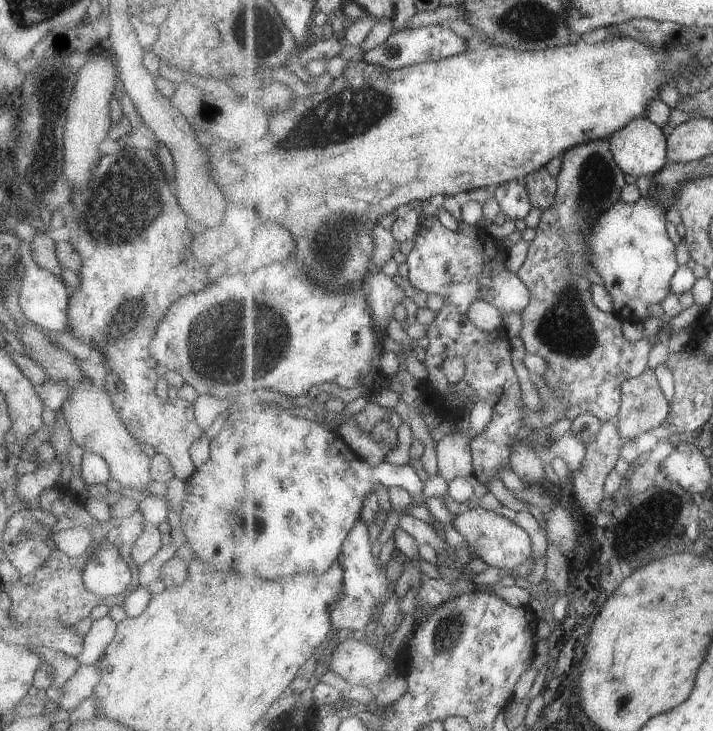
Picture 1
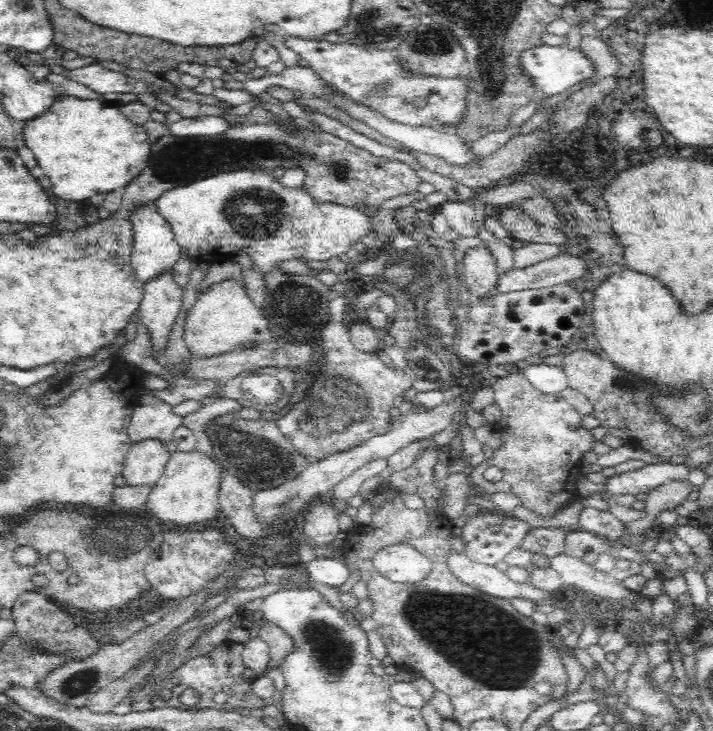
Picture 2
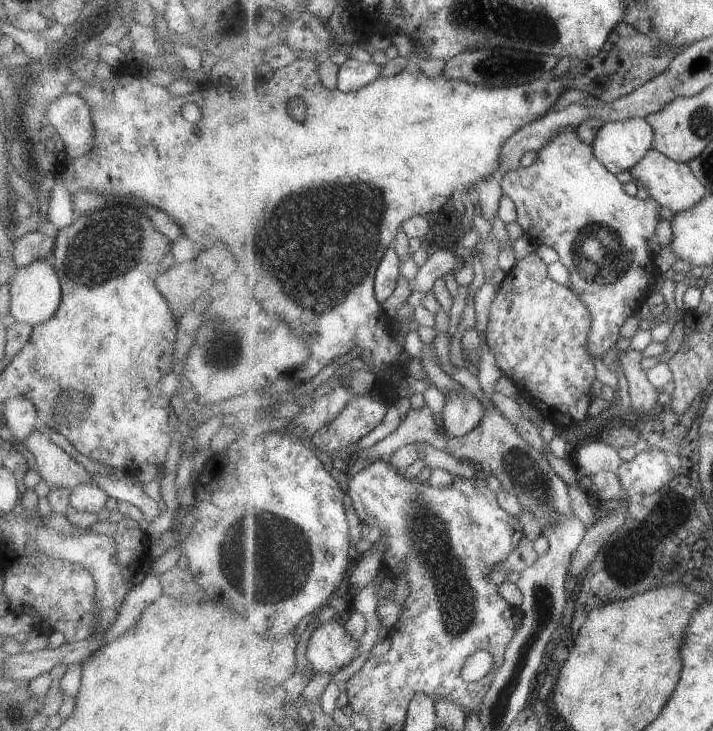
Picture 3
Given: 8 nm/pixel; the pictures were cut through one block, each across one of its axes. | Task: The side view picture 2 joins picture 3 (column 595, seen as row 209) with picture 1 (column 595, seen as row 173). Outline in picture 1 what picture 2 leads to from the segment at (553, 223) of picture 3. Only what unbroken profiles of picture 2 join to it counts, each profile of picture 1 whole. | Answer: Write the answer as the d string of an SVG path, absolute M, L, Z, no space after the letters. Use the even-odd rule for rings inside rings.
M654 175L640 177L637 185L642 191L642 198L634 204L626 204L622 200L614 205L605 215L602 215L593 232L590 233L590 245L592 246L592 262L600 276L603 286L612 296L612 308L619 312L619 316L641 320L643 323L651 318L659 318L660 329L669 329L672 320L665 314L663 302L672 294L672 278L678 272L679 260L677 260L677 244L671 240L667 232L668 203L664 200L655 201L650 196Z

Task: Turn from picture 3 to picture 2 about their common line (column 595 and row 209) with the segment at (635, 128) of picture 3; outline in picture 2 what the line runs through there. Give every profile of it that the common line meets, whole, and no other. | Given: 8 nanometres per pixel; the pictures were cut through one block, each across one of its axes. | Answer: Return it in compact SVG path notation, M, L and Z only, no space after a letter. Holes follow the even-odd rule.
M146 203L130 217L133 230L133 246L131 250L131 265L134 274L142 283L152 281L160 275L170 273L174 263L180 258L178 243L174 241L172 229L166 224L164 217L154 209L154 205Z

